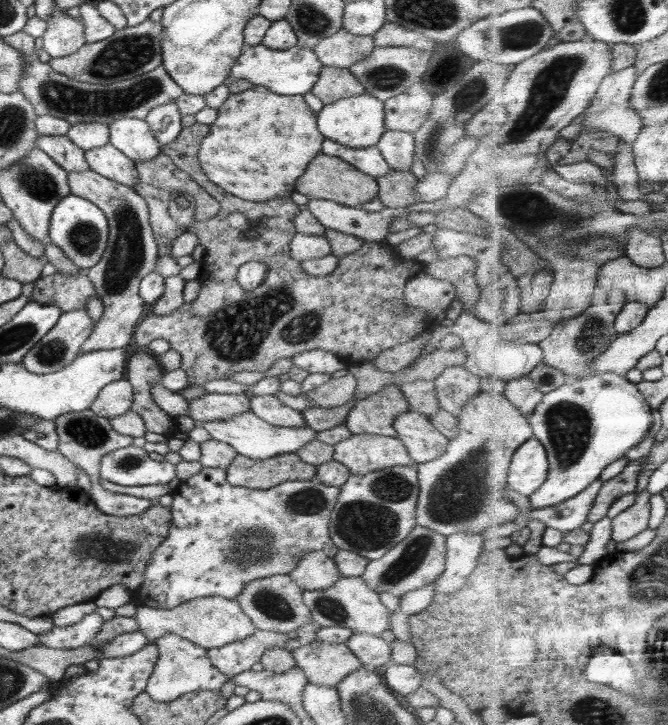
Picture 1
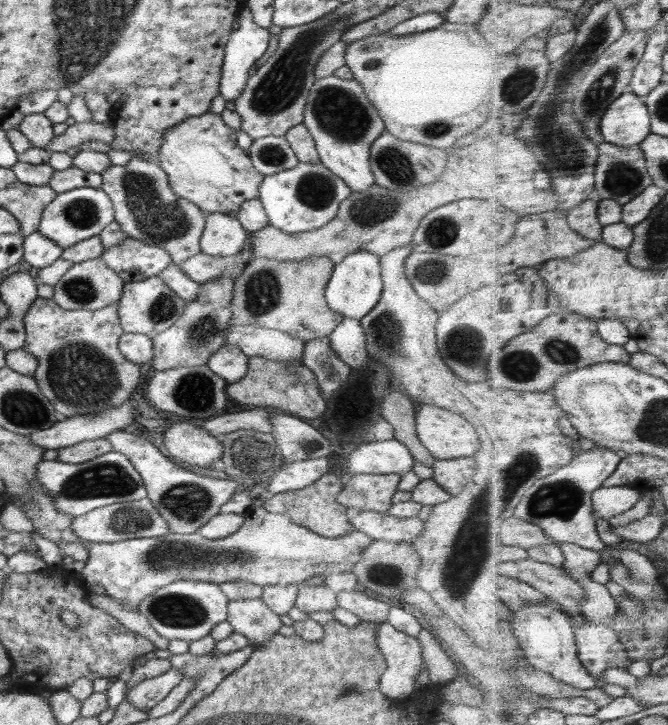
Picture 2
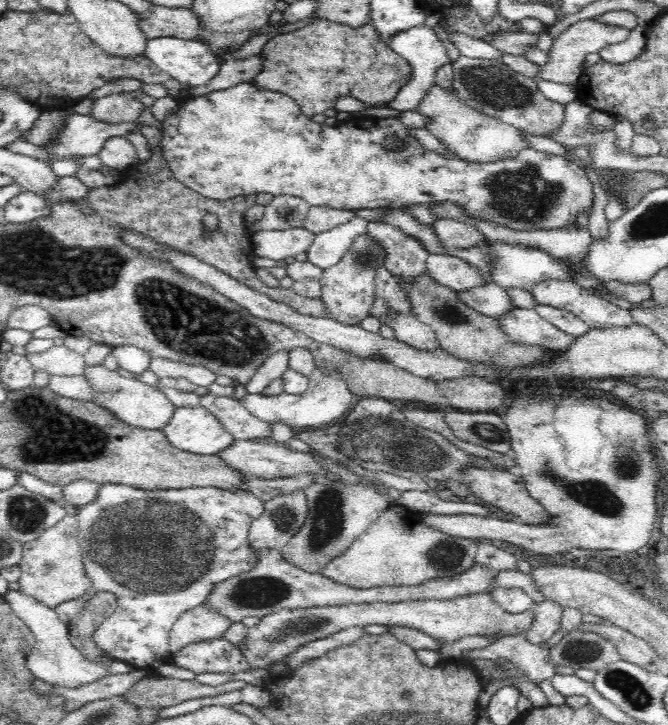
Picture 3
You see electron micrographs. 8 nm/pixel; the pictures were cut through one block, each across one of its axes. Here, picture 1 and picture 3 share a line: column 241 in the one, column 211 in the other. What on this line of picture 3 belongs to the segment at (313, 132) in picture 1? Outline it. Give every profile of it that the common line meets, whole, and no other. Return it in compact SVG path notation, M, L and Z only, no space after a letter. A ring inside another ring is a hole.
M253 82L180 99L180 110L161 124L160 147L174 177L192 191L212 200L268 193L273 197L294 196L306 200L310 206L352 211L402 209L450 202L475 218L483 218L514 231L550 231L571 226L576 223L580 212L590 214L595 200L594 186L585 170L577 162L560 155L526 147L506 160L490 164L467 162L450 150L447 155L442 155L425 148L410 134L406 124L398 121L398 117L379 120L364 116L357 120L353 117L342 122L330 122L325 127L306 116L291 96L258 88ZM391 134L402 142L396 150L382 146L384 138Z

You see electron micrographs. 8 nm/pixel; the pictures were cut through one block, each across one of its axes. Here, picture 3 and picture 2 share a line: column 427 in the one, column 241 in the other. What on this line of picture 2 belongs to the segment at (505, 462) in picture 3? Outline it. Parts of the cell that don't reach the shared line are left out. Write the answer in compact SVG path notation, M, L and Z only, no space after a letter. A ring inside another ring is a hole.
M252 408L252 410L244 410L244 412L218 415L206 420L200 427L204 427L210 435L215 437L240 429L254 429L263 433L270 433L272 432L272 421L270 421L272 412L268 412L266 408Z

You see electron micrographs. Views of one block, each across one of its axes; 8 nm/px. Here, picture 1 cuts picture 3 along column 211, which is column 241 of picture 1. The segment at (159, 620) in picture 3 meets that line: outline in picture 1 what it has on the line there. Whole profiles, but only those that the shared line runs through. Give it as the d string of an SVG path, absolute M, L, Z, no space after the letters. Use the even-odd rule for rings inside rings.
M202 467L200 472L190 476L189 479L181 481L181 483L173 489L172 506L169 508L172 513L172 526L168 532L168 536L164 542L158 545L158 548L152 552L152 557L146 565L144 573L144 581L137 588L133 600L136 604L144 605L152 608L171 609L176 608L179 604L188 602L188 600L196 598L204 598L206 596L222 596L228 600L234 600L238 594L246 588L246 584L258 580L258 578L268 578L268 576L276 576L280 574L289 575L290 572L298 566L298 562L306 556L306 552L314 552L318 550L324 552L328 558L334 558L339 548L332 542L330 538L330 513L338 501L338 493L340 487L328 486L316 480L288 480L268 489L251 489L241 486L232 486L226 478L226 470L220 468Z

